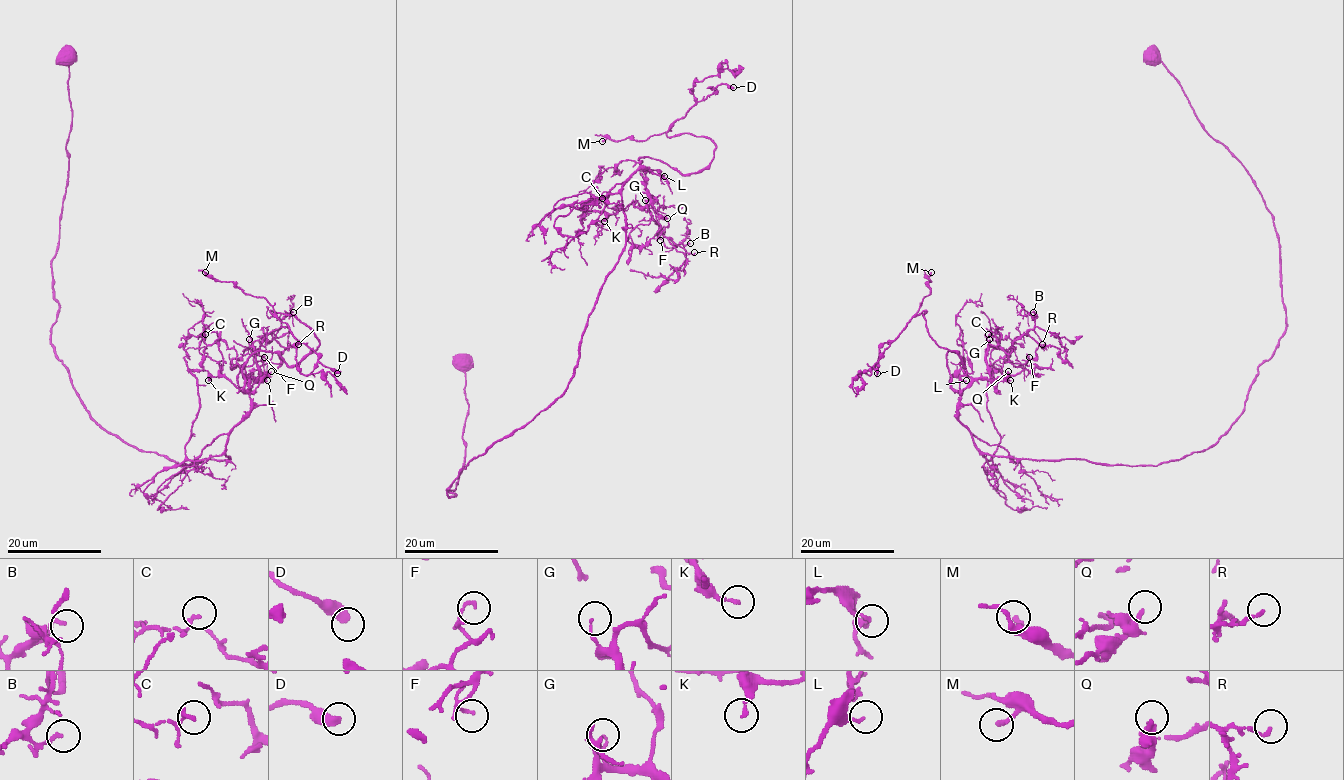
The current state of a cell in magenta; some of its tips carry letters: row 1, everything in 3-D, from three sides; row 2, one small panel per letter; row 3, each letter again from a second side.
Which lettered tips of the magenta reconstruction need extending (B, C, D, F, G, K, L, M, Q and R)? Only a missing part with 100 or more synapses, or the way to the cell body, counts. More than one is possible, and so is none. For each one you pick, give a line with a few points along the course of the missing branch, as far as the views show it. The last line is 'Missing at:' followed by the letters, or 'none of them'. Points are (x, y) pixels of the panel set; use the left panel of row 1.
Q: (271, 371), (282, 371), (298, 350), (298, 342), (286, 330)
Missing at: Q

